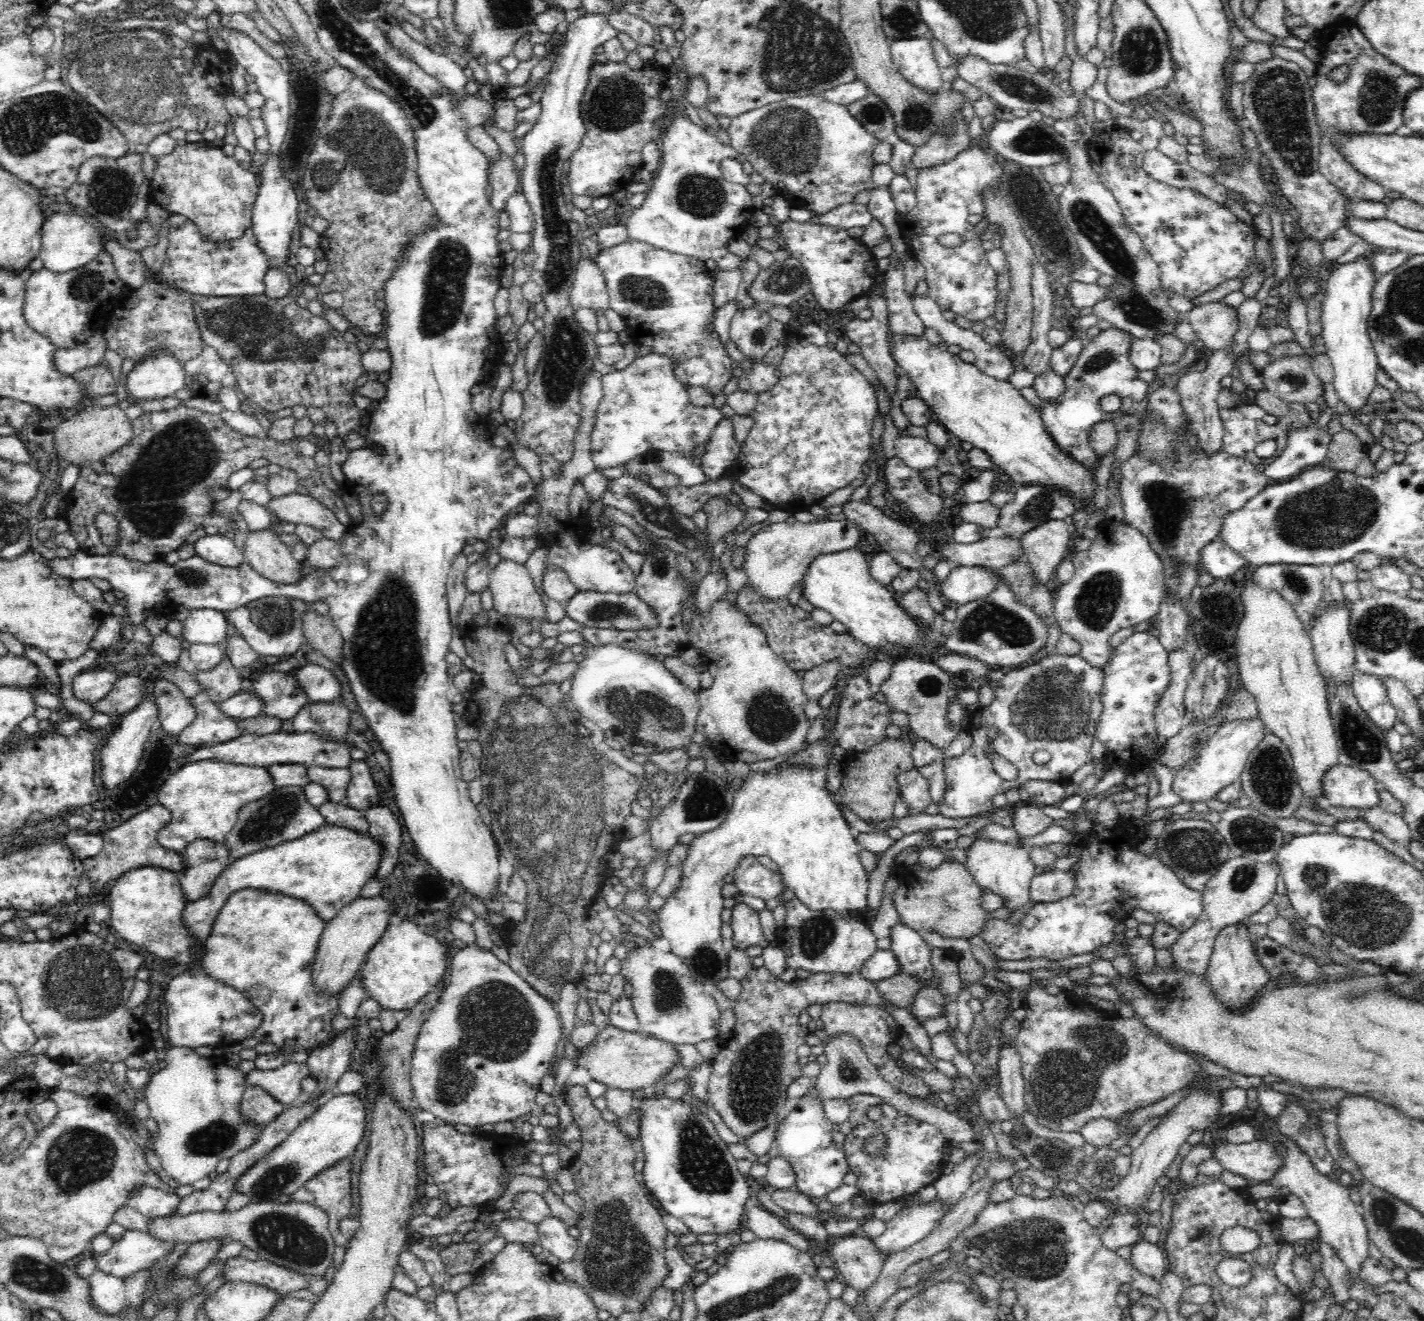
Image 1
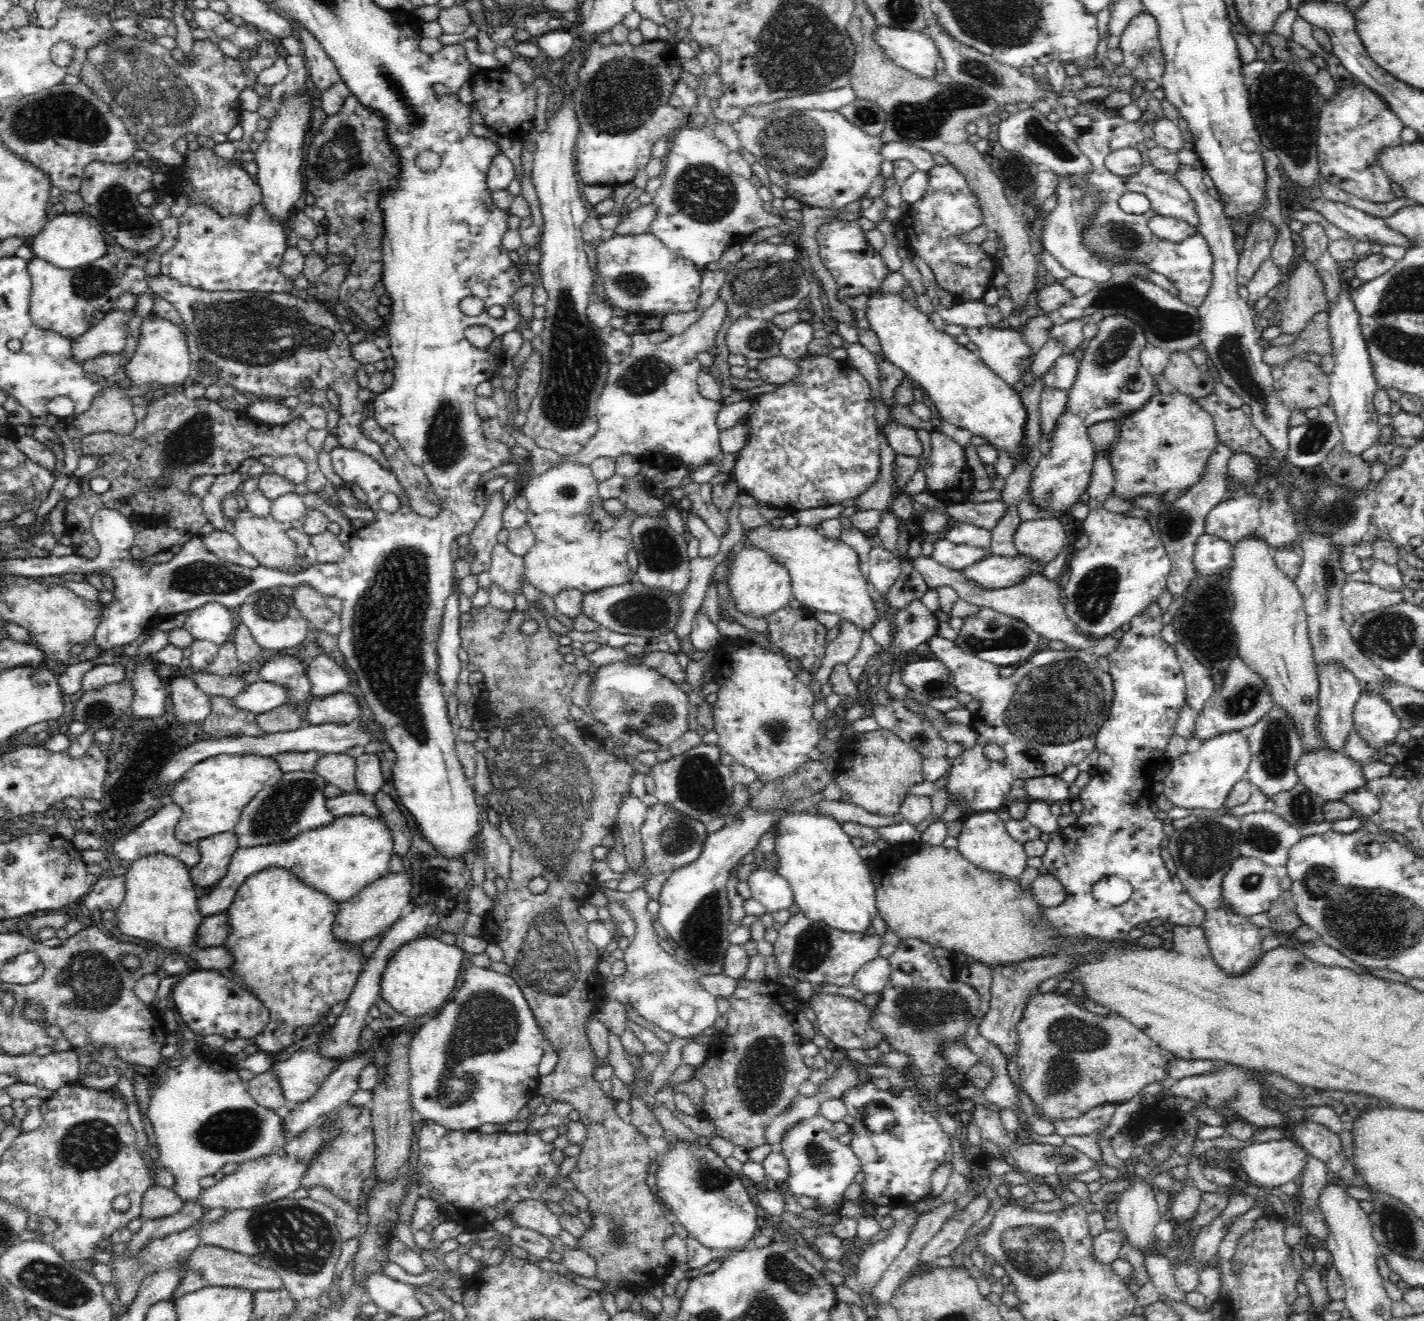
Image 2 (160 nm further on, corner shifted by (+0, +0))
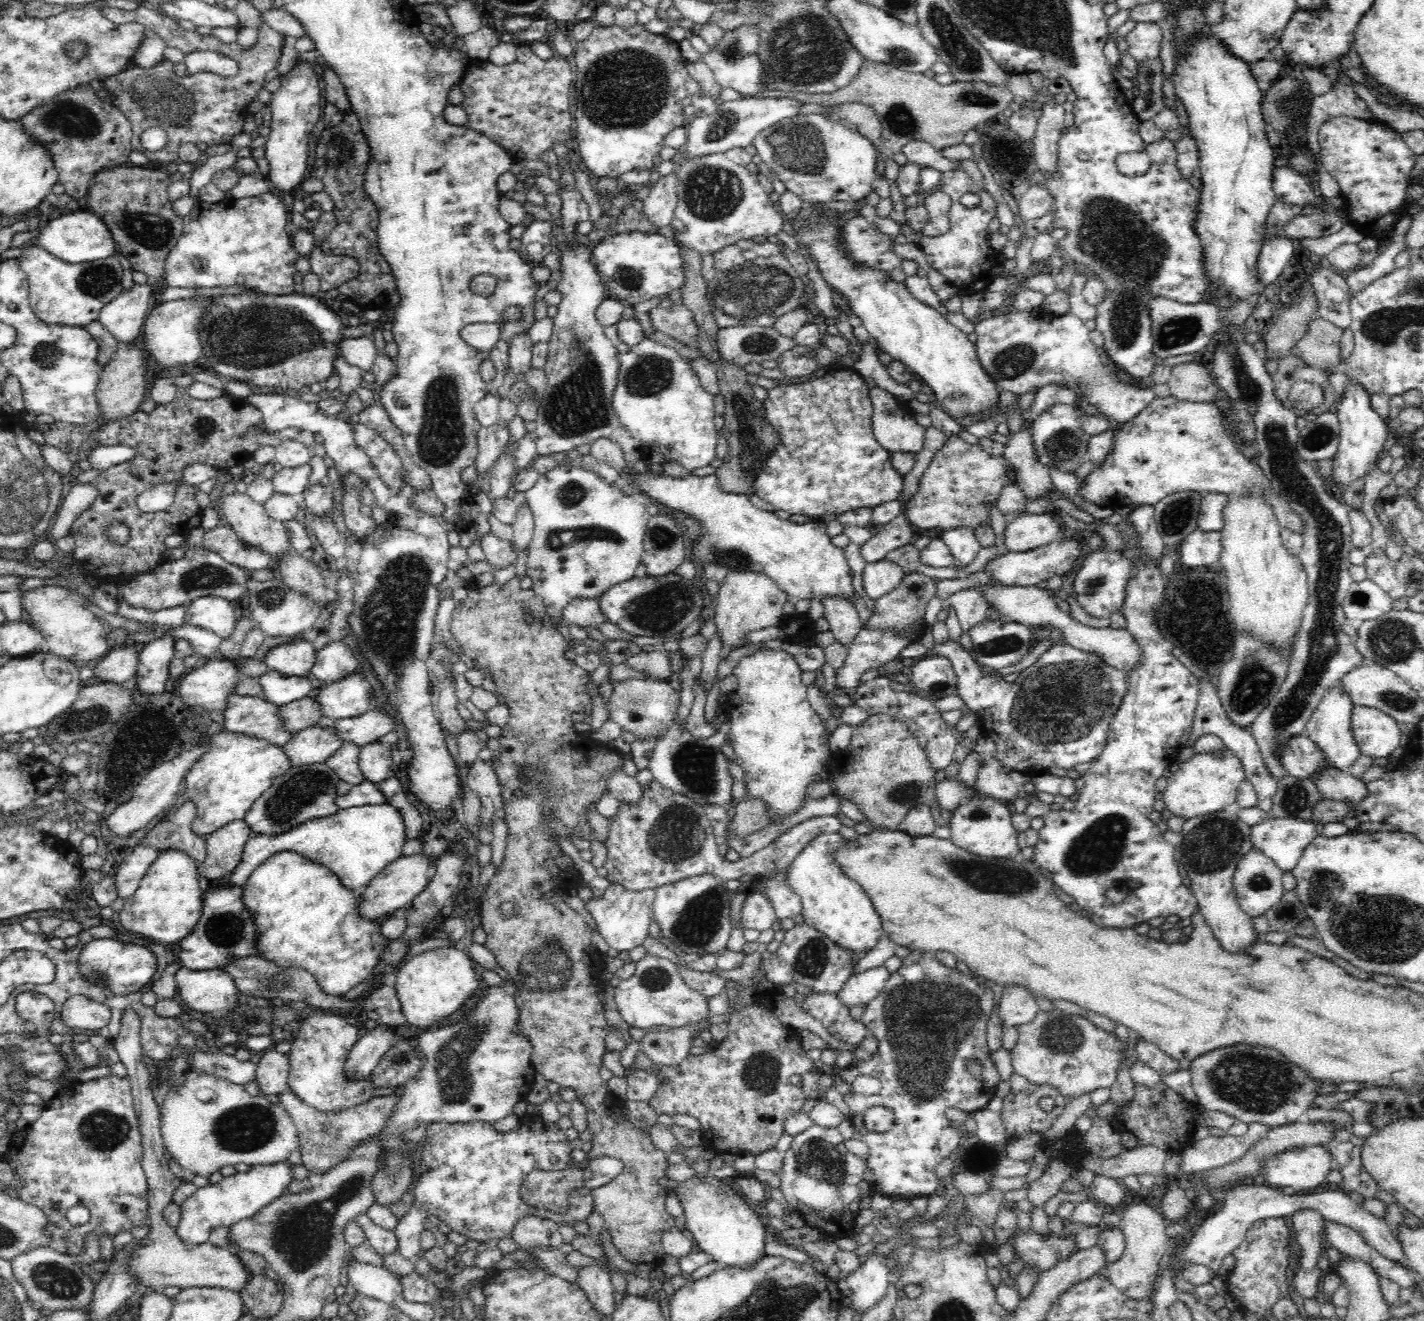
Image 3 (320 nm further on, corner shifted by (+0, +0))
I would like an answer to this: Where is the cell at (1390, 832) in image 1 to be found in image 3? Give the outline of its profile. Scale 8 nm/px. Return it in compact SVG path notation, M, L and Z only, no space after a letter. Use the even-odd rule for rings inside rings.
M1335 766L1321 768L1321 771L1313 776L1313 783L1317 786L1321 796L1324 798L1335 801L1346 801L1352 806L1360 802L1367 793L1366 783L1364 781L1356 778L1356 776L1348 771L1338 770Z

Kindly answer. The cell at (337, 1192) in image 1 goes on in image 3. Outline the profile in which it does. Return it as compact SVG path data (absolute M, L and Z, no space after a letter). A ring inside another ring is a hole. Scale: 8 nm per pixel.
M289 1089L277 1094L279 1104L293 1119L296 1125L301 1152L301 1164L305 1166L308 1177L314 1179L330 1172L340 1161L346 1161L360 1155L360 1146L370 1142L380 1129L386 1126L386 1120L393 1114L399 1093L386 1096L374 1096L368 1102L357 1103L350 1108L340 1108L336 1112L318 1111L304 1104L300 1098L293 1096Z

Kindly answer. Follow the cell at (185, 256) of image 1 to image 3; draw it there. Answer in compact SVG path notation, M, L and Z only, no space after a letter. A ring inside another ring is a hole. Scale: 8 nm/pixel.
M269 190L264 194L258 196L251 196L239 199L225 198L220 202L212 203L210 205L196 204L191 208L191 211L183 216L183 230L180 238L176 244L172 247L172 250L168 253L164 264L164 278L165 286L178 286L178 288L214 288L214 286L244 286L244 287L255 287L258 293L271 294L271 295L285 295L292 294L300 290L296 284L296 280L293 279L294 273L296 272L296 262L300 258L296 247L293 245L292 236L288 234L290 222L289 209L285 203L282 203L279 195L274 196Z

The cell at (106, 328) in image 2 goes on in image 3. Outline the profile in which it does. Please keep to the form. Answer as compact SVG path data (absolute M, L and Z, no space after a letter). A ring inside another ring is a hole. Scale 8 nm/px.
M135 284L103 306L97 319L110 332L113 343L134 341L139 338L140 328L154 307L153 301L149 284Z

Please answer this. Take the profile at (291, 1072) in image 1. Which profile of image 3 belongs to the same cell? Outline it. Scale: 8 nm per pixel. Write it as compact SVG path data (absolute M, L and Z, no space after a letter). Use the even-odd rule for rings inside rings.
M312 1008L299 1025L299 1035L290 1040L288 1053L288 1089L293 1096L318 1111L336 1112L340 1108L350 1108L357 1103L368 1102L374 1097L376 1085L372 1079L348 1079L344 1075L344 1064L348 1054L363 1031L350 1024L345 1013Z

